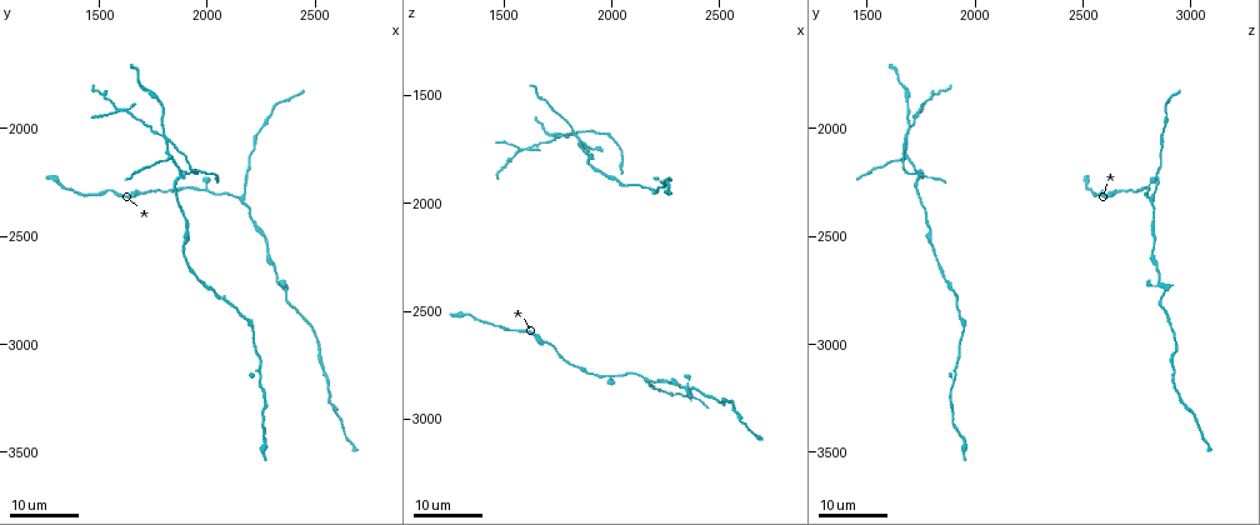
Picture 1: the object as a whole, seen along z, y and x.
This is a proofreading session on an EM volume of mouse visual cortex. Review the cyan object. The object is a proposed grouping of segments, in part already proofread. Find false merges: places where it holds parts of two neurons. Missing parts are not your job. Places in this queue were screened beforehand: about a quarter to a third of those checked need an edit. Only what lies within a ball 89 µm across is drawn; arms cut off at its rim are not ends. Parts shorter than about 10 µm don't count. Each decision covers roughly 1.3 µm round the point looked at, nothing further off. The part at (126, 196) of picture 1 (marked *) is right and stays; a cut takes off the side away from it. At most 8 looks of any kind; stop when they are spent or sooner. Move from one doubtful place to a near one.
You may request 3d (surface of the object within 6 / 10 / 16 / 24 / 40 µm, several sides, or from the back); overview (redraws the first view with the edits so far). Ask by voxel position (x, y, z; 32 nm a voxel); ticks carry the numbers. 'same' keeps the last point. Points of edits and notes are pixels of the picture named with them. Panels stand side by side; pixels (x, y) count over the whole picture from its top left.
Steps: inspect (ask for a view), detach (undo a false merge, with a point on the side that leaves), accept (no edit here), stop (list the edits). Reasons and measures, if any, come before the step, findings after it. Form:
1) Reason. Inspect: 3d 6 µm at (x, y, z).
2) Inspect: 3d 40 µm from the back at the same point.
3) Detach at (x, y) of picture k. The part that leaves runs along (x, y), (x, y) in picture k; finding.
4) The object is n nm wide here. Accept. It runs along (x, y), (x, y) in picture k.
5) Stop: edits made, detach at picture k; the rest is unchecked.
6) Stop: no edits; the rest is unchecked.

Thin neck. Inspect: 3d 16 µm at (1910, 2280, 2790).

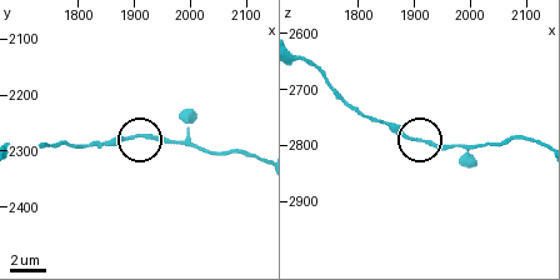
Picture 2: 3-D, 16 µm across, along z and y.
Inspect: 3d 6 µm at (1905, 2270, 2790).

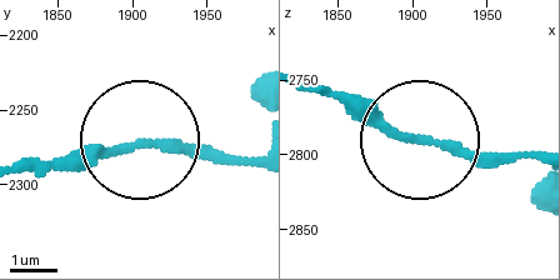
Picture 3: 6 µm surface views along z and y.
Accept. It runs along (301, 80), (361, 95), (421, 139), (529, 151) in picture 3; all the same neuron.

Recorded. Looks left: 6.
Three arms meet. Inspect: 3d 24 µm at (2160, 2320, 2830).

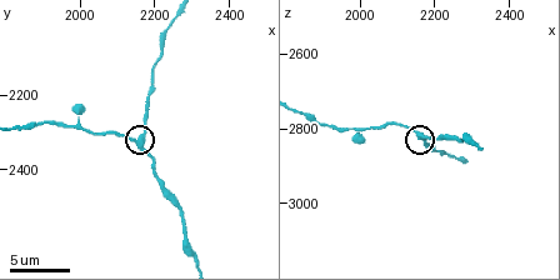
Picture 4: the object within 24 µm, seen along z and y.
Inspect: 3d 10 µm at the same point.

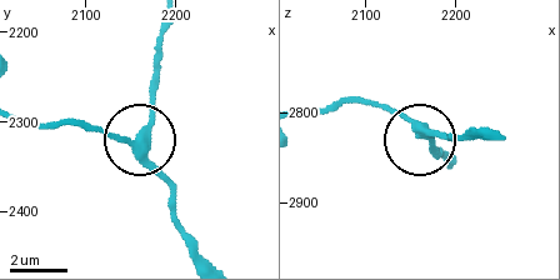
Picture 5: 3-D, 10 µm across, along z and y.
Inspect: 3d 10 µm from the back at the same point.

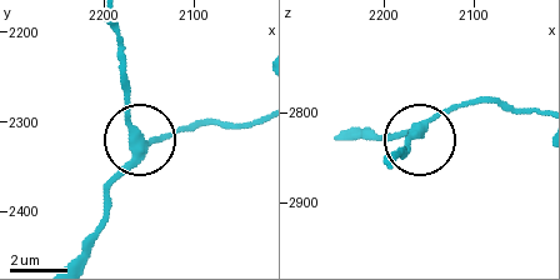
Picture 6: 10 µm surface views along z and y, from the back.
Accept. It runs along (253, 119), (195, 121), (143, 136), (130, 114), (126, 74) in picture 6; all the same neuron.

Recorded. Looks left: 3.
Two arms in line, one across. Inspect: 3d 16 µm at (2360, 2740, 2880).

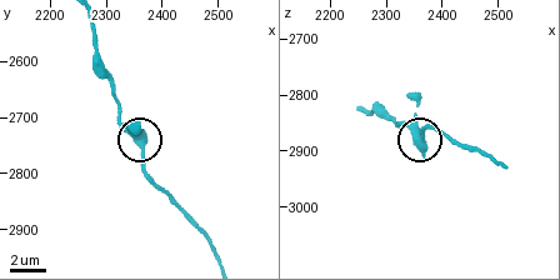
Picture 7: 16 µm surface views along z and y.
Inspect: 3d 6 µm at (2365, 2750, 2880).

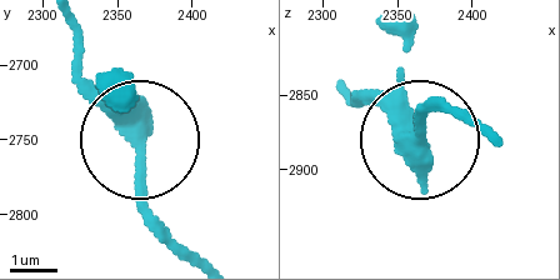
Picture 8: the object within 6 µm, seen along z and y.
3 arms meet here. Accept. It runs along (348, 93), (415, 136), (439, 100) in picture 8; one neuron here.

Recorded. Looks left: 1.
Stop: no edits; the rest is unchecked.

